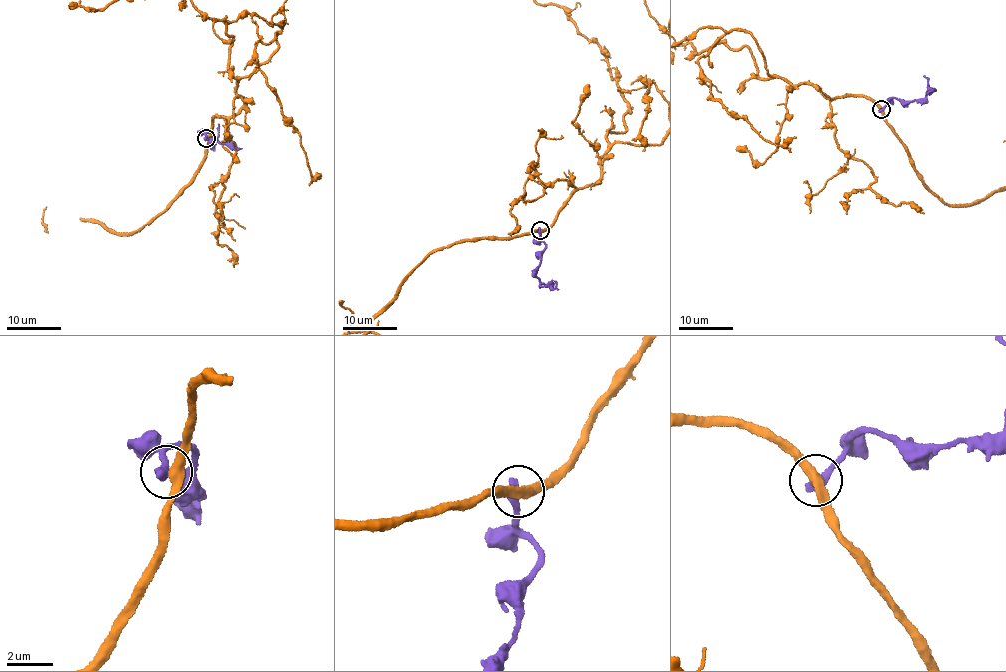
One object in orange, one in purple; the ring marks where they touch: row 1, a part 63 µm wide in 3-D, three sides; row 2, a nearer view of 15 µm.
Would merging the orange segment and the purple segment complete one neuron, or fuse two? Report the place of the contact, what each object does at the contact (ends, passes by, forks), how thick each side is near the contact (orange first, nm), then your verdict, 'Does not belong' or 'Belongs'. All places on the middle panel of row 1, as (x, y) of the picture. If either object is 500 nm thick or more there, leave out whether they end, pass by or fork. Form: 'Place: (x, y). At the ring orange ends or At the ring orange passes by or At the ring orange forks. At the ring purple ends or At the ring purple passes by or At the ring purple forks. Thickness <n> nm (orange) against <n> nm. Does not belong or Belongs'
Place: (540, 230). At the ring orange passes by. At the ring purple ends. Thickness 400 nm (orange) against 480 nm. Does not belong

